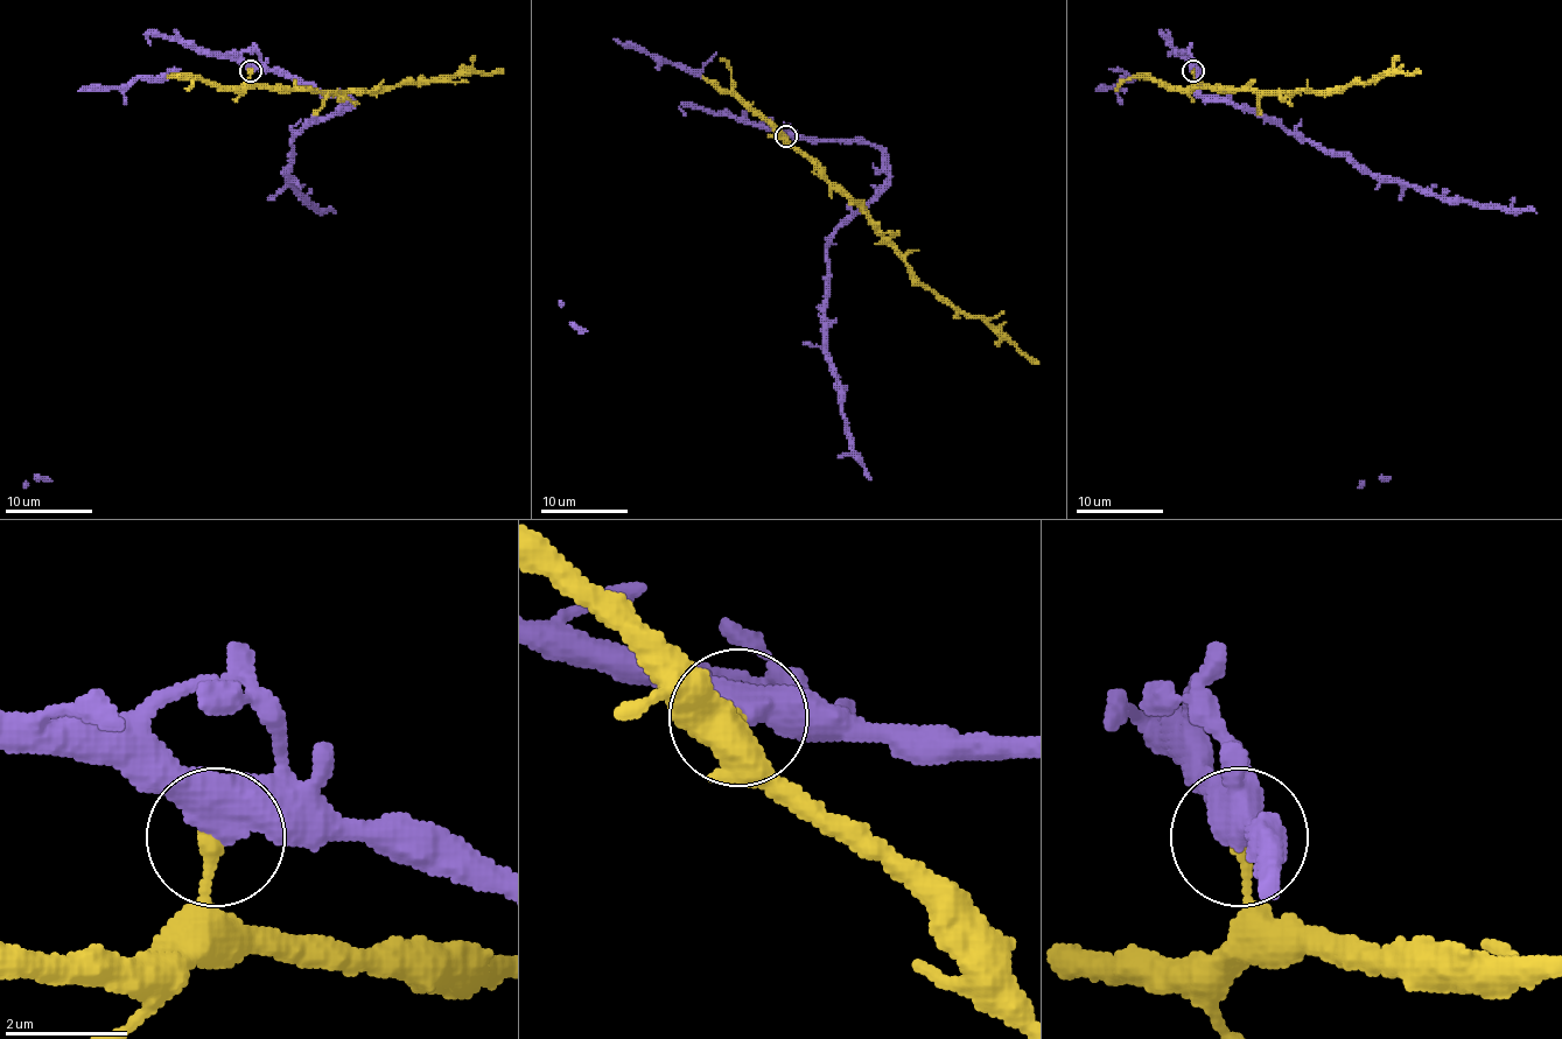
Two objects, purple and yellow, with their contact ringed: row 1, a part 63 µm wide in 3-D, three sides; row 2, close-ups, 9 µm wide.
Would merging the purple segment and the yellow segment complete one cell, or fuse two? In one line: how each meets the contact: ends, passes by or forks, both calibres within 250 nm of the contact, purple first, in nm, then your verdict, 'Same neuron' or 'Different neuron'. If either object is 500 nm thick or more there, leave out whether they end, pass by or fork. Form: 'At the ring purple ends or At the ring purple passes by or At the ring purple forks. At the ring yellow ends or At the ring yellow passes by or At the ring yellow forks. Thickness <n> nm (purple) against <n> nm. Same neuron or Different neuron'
At the ring purple passes by. At the ring yellow ends. Thickness 480 nm (purple) against 240 nm. Same neuron

